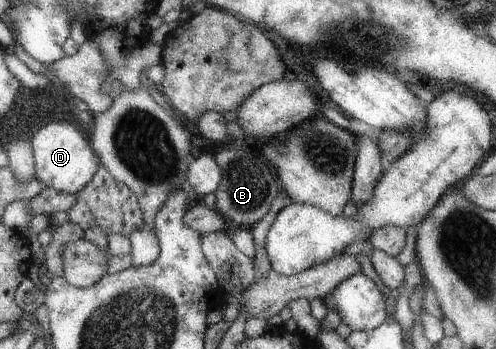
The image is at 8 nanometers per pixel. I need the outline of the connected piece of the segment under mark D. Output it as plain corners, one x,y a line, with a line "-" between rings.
73,120
69,122
52,121
30,138
34,158
34,177
43,186
57,190
57,192
75,194
91,180
99,162
97,162
96,154
93,154
94,150
89,148
90,142
87,142
89,137
85,137
85,133
81,131
81,127

